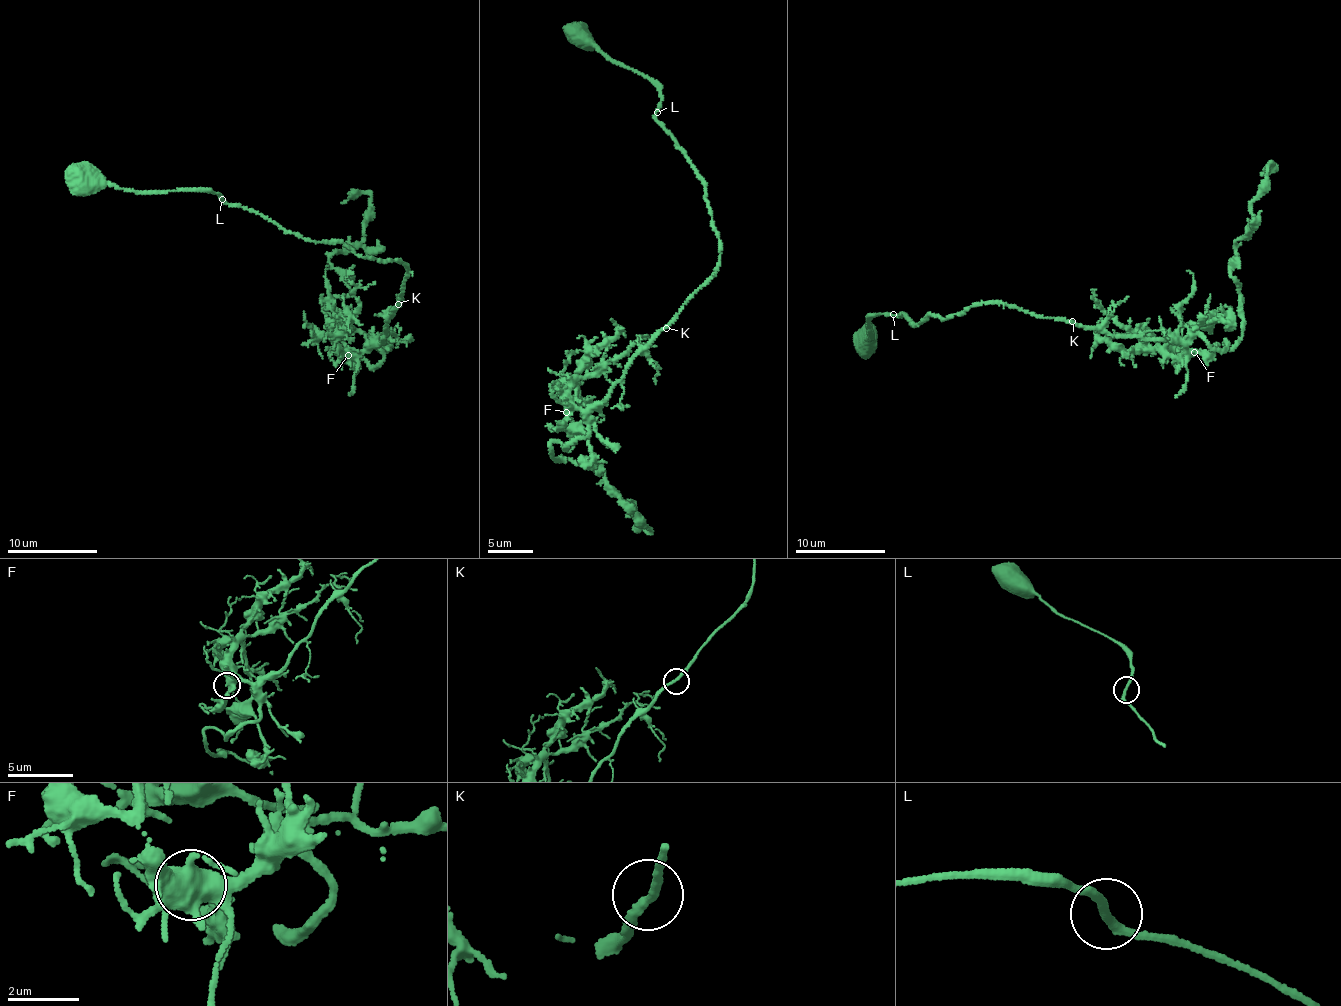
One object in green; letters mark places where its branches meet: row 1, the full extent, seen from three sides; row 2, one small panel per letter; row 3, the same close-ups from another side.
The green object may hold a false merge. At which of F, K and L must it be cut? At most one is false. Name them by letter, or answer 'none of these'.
none of these

